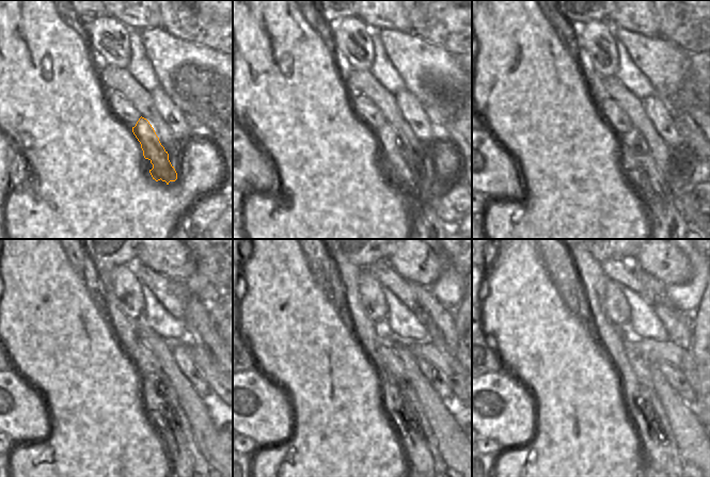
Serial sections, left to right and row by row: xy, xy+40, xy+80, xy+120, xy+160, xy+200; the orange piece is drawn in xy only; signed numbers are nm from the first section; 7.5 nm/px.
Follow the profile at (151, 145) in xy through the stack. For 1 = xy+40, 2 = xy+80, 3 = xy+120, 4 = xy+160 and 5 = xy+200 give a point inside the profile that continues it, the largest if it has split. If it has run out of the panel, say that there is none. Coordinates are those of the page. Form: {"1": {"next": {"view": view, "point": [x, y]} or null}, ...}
{"1": {"next": {"view": "xy+40", "point": [405, 167]}}, "2": {"next": {"view": "xy+80", "point": [646, 167]}}, "3": {"next": {"view": "xy+120", "point": [166, 391]}}, "4": {"next": {"view": "xy+160", "point": [411, 404]}}, "5": {"next": {"view": "xy+200", "point": [647, 399]}}}

